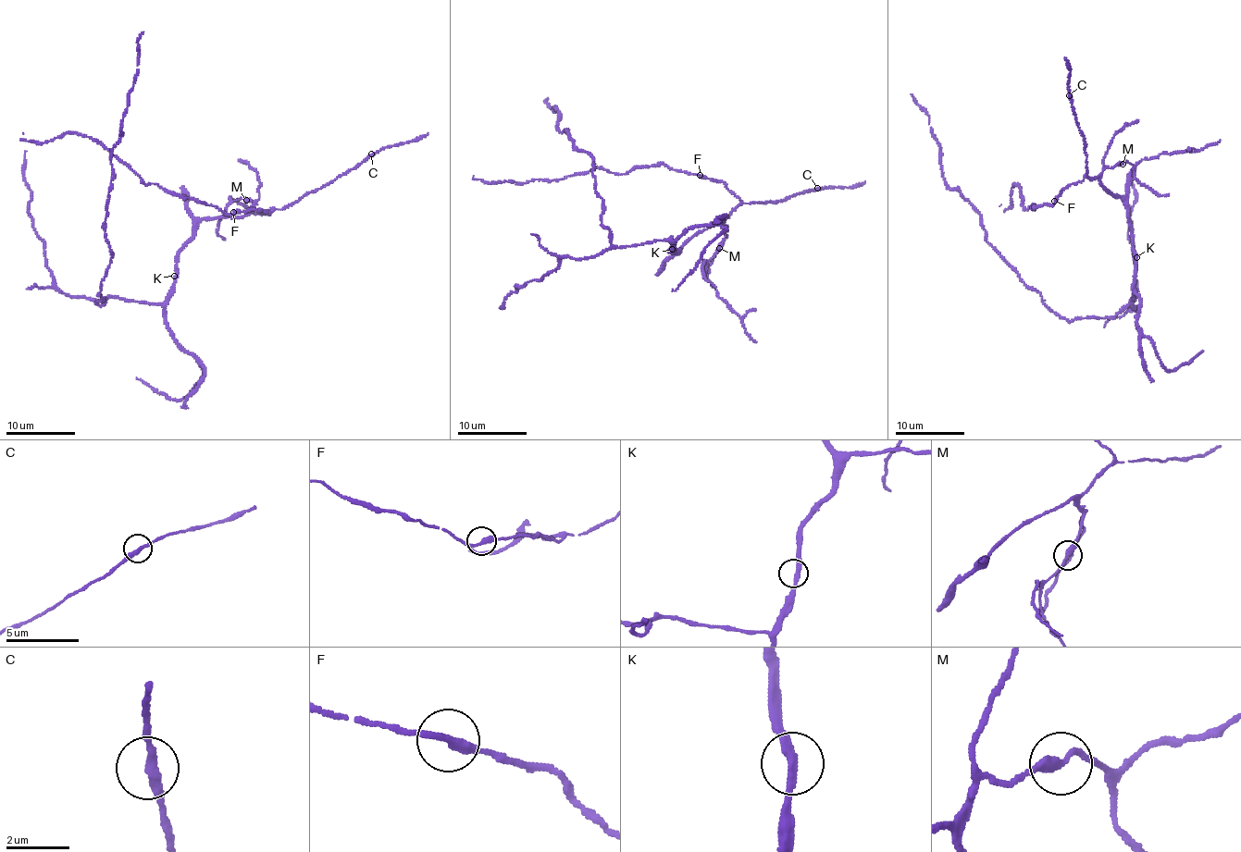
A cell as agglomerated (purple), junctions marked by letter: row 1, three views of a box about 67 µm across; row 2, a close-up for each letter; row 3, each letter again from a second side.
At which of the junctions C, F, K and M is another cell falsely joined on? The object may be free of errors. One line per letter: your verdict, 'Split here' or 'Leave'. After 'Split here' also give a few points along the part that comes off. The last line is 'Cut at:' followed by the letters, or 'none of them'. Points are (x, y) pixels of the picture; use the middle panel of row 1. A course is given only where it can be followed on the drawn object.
C: Leave
F: Leave
K: Leave
M: Leave
Cut at: none of them

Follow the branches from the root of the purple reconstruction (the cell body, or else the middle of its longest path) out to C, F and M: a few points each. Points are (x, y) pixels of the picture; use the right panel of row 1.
C: (1135, 257), (1133, 229), (1123, 200), (1107, 191), (1098, 178), (1086, 175), (1085, 143), (1069, 95)
F: (1135, 257), (1126, 207), (1121, 197), (1107, 191), (1098, 178), (1086, 176), (1081, 181), (1070, 184), (1054, 201)
M: (1135, 257), (1126, 207), (1121, 197), (1107, 191), (1099, 179), (1106, 167), (1122, 164)

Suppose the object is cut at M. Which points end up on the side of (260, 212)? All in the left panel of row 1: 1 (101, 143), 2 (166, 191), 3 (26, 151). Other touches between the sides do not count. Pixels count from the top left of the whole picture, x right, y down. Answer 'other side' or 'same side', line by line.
1: other side
2: other side
3: same side

